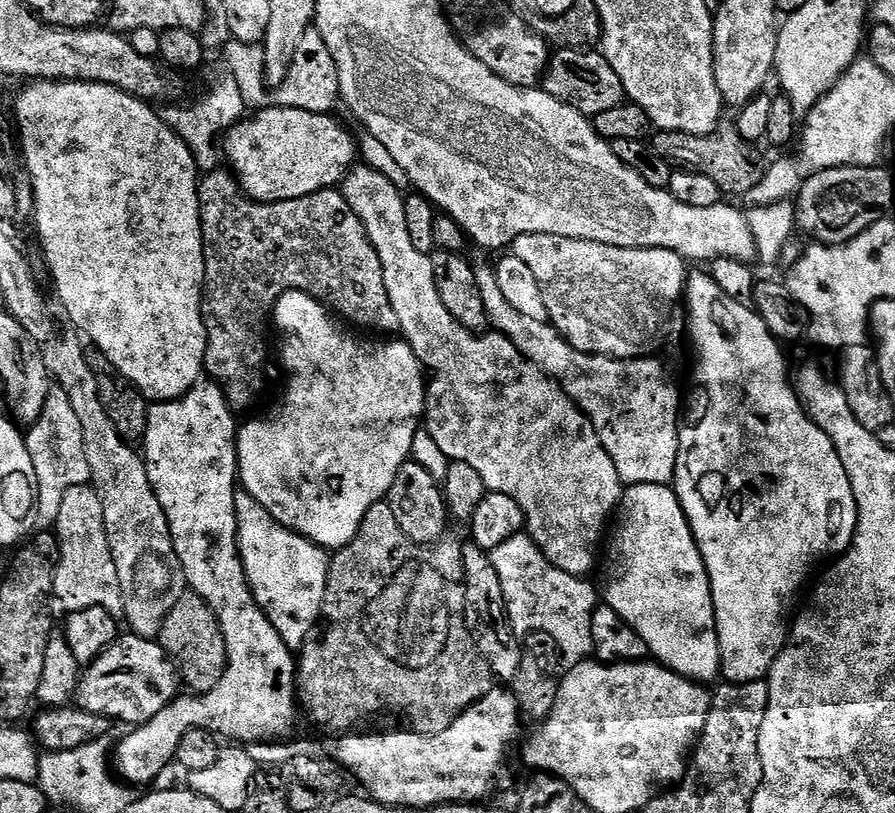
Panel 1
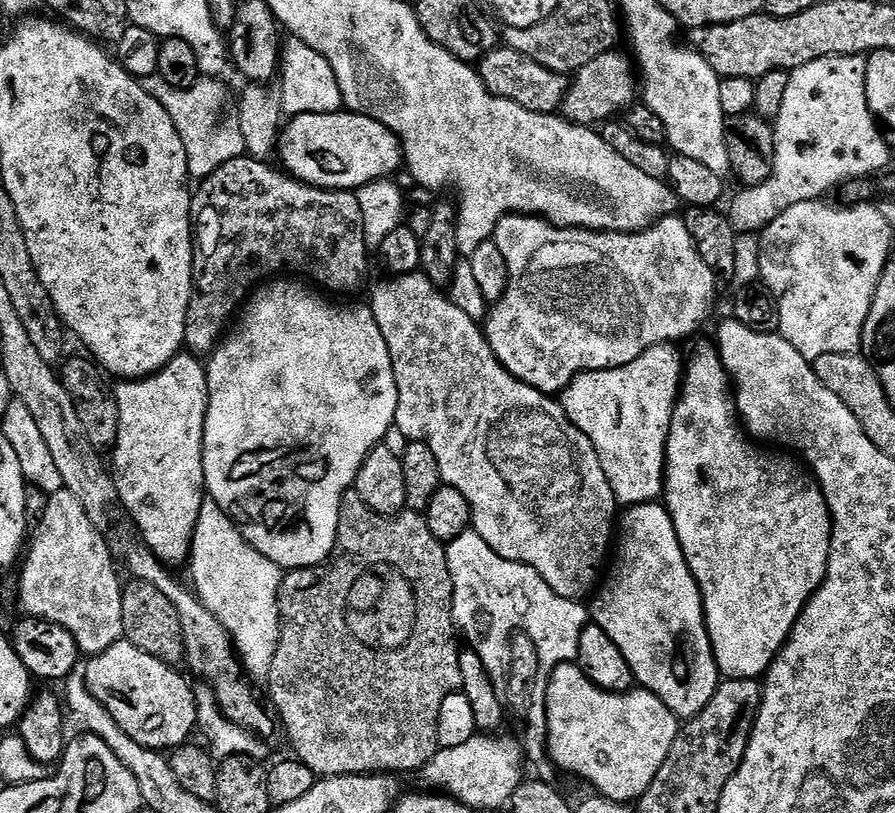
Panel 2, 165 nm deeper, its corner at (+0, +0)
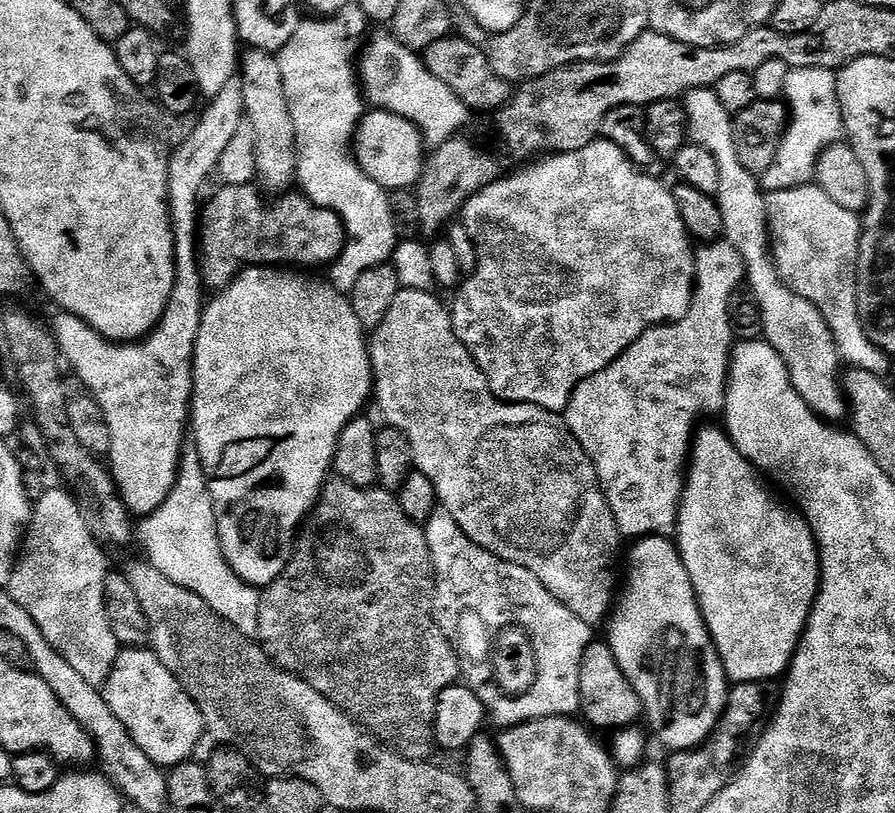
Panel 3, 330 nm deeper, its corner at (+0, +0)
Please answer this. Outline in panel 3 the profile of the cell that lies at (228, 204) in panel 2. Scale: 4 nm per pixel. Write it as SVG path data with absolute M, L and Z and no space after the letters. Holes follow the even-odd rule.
M252 184L246 185L227 185L221 187L221 192L216 192L212 196L212 201L203 205L202 211L199 215L199 237L198 237L198 251L200 257L200 273L204 279L205 285L209 289L219 290L227 288L241 272L244 271L246 266L296 266L292 264L325 264L325 266L331 266L339 260L344 245L346 243L346 233L344 230L344 224L341 222L340 217L335 212L331 212L329 208L317 208L307 196L301 194L299 191L292 190L287 194L281 195L272 204L272 208L263 200L265 197L262 195L259 187Z

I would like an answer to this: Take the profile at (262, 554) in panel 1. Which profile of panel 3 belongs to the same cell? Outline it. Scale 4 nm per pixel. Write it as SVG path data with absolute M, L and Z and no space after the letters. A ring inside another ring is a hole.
M188 442L180 454L180 469L174 490L151 516L138 524L138 544L144 547L147 563L154 565L170 582L198 594L214 614L226 618L242 635L252 638L258 630L261 593L253 588L226 562L218 538L216 511L210 498L208 479L195 443Z

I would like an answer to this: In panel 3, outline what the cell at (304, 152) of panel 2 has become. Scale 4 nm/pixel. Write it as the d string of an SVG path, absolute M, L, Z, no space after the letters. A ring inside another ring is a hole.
M372 110L356 127L354 155L360 163L360 169L374 182L378 182L378 186L382 186L385 190L411 189L424 169L426 145L420 131L406 118L398 118L389 112Z

